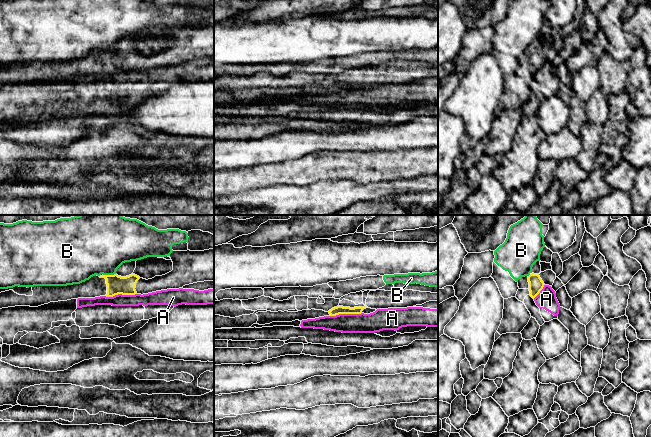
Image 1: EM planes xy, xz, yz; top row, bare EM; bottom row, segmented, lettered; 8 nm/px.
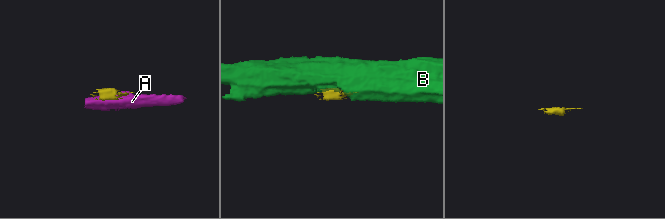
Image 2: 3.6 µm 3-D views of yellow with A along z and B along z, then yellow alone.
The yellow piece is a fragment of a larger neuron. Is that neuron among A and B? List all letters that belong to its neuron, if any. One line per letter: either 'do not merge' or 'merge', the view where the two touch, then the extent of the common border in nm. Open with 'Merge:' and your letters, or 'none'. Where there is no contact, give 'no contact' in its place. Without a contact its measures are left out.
Merge: none
A: do not merge; contact in xz; length 260 nm
B: do not merge; contact in xy; length 100 nm

